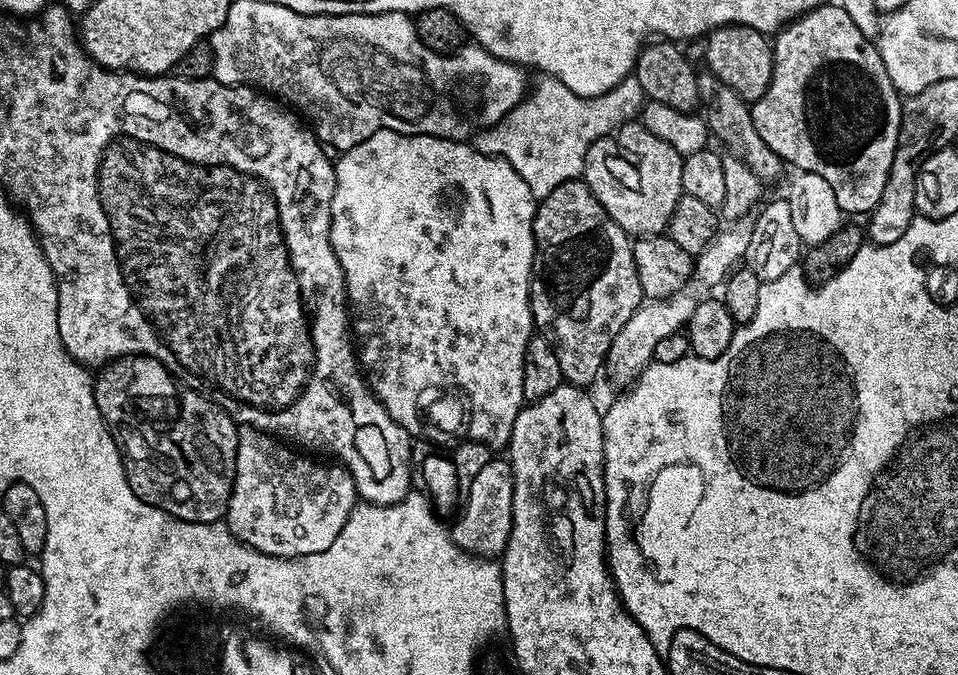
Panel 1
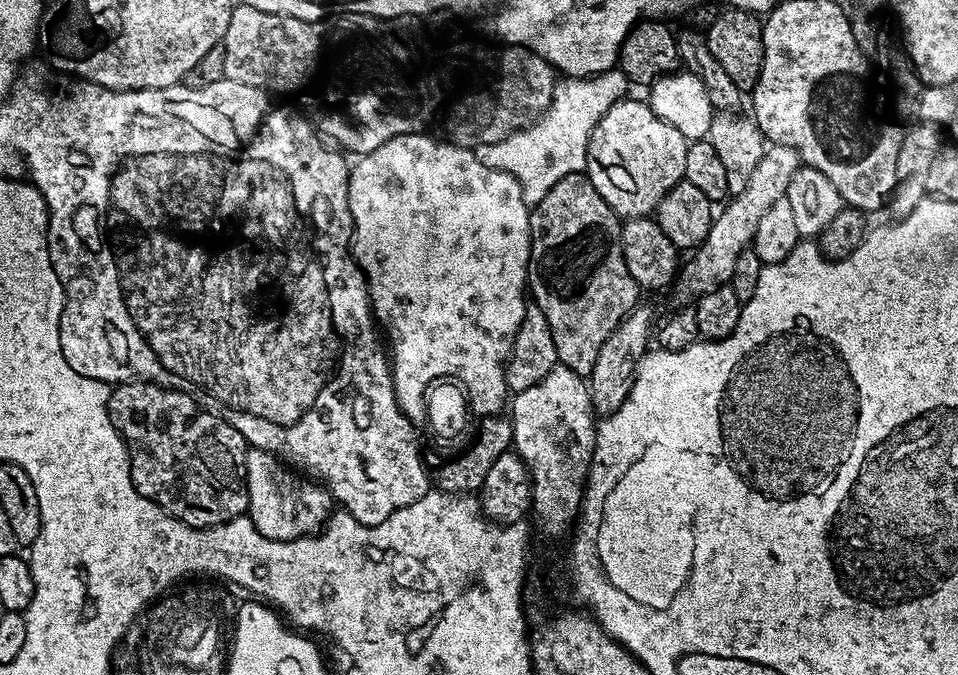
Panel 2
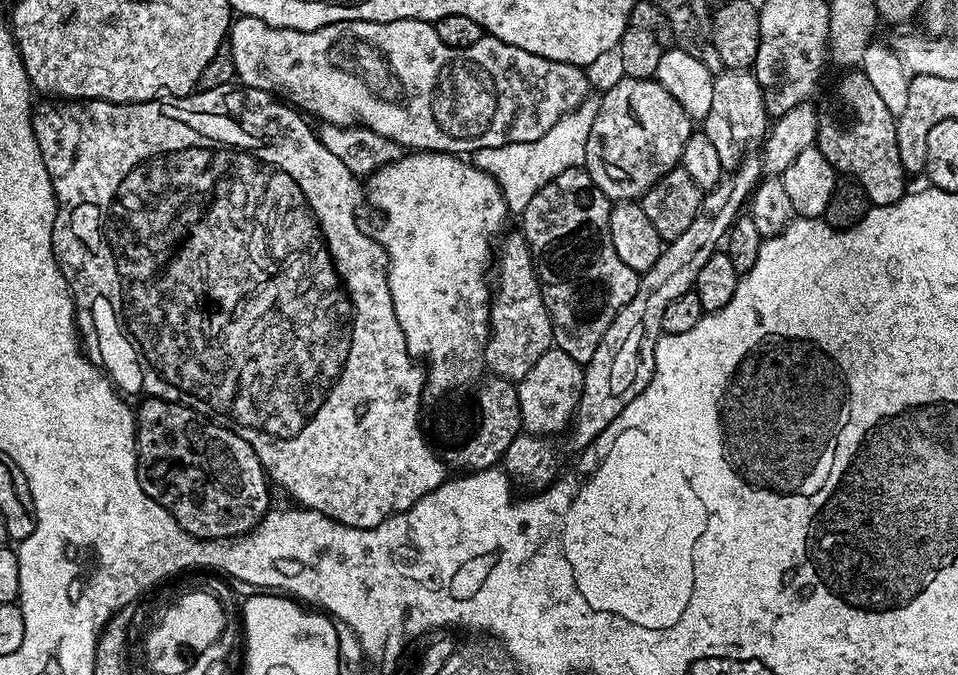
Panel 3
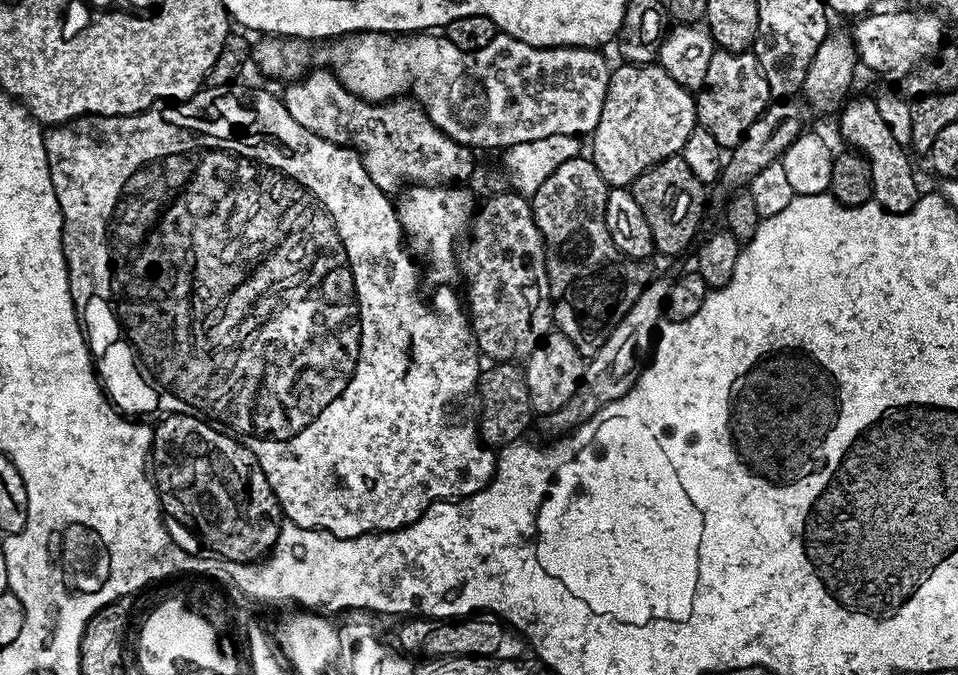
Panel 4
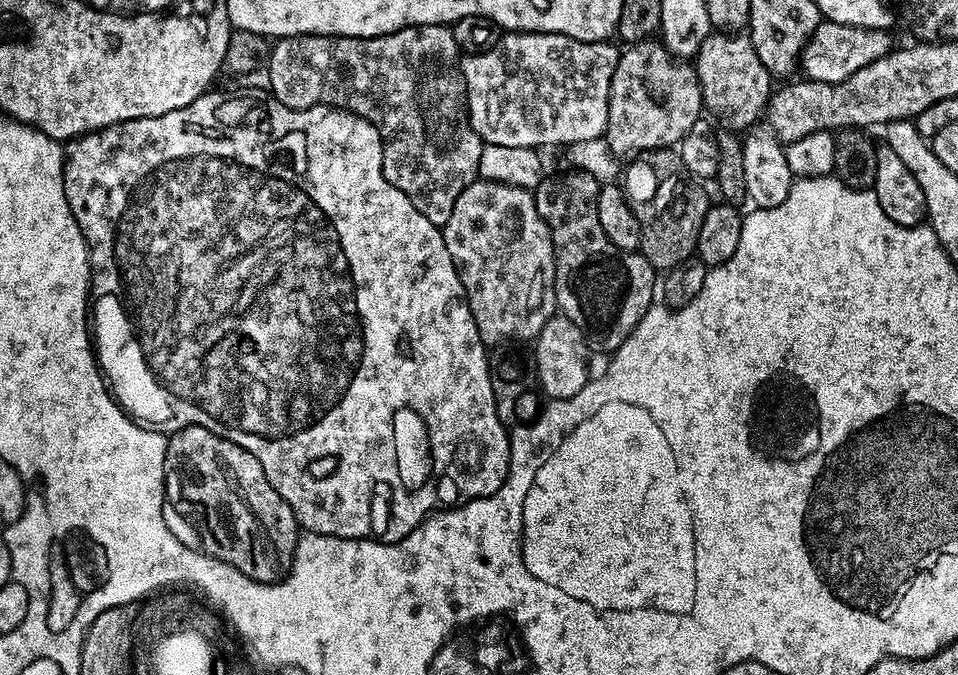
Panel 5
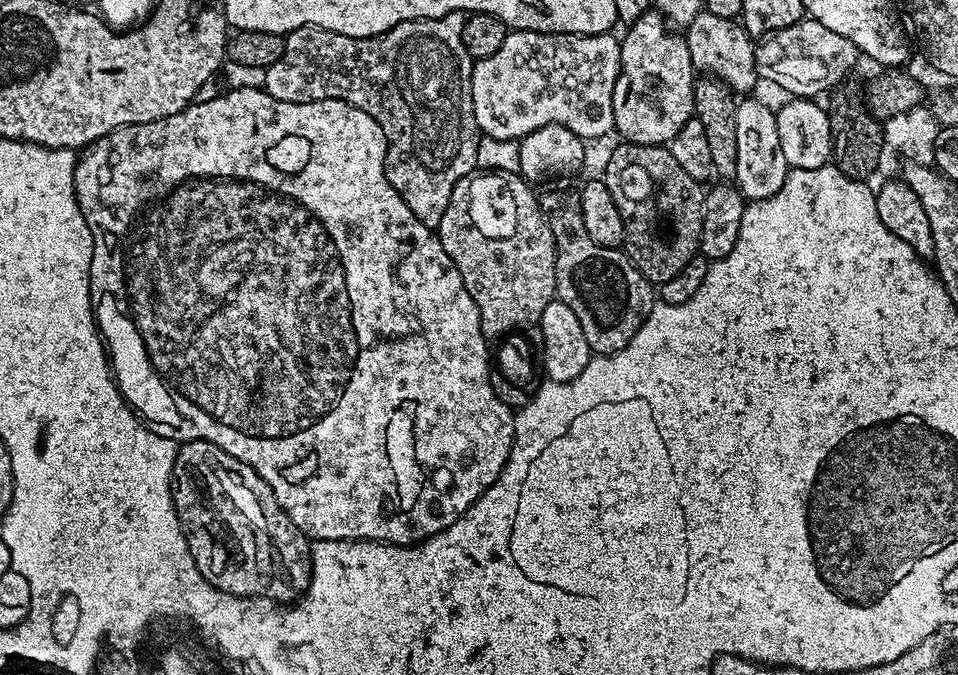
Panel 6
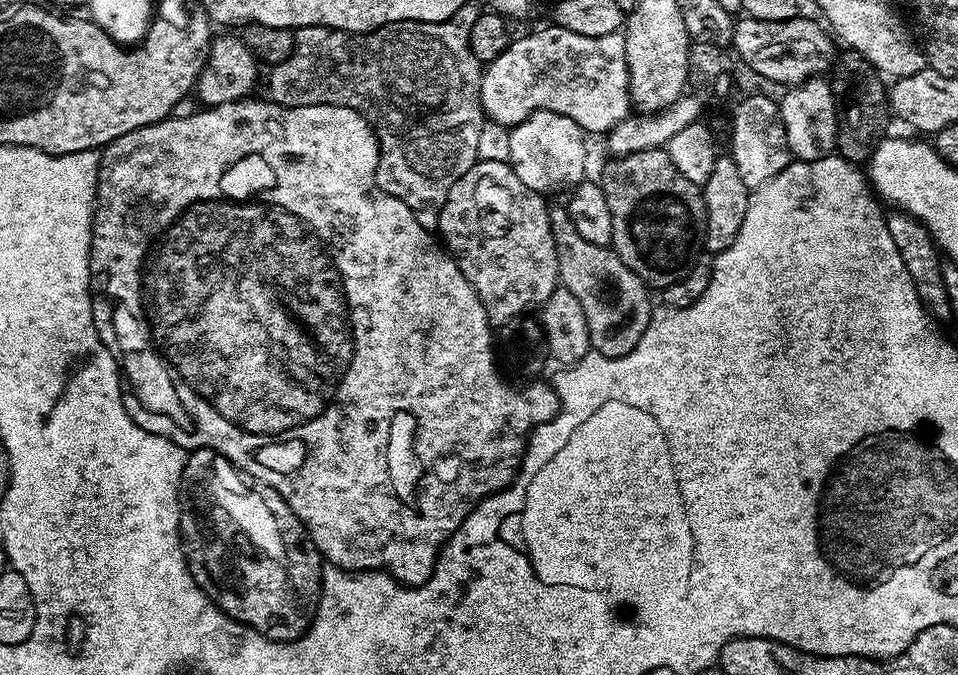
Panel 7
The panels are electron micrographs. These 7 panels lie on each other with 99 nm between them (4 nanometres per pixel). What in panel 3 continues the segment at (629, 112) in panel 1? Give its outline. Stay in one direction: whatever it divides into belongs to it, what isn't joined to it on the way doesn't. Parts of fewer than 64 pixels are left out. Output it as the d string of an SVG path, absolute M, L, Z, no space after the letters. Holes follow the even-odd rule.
M586 98L573 112L567 112L542 138L534 142L518 142L503 144L497 148L483 148L471 153L470 163L478 170L490 174L498 182L508 203L509 213L522 214L526 206L530 206L530 198L546 186L558 174L571 168L584 168L586 158L586 138L590 138L590 126L594 126L594 118L598 114L598 103L595 99Z

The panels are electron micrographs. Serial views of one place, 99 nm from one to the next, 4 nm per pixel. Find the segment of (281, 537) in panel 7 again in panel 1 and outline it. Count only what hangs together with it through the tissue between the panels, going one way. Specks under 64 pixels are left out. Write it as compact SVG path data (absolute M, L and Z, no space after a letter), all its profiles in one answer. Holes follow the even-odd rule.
M121 356L119 360L103 365L98 375L94 380L98 410L120 445L130 490L134 490L142 502L158 506L179 520L203 524L223 521L236 477L236 447L240 441L236 421L207 396L190 387L185 387L179 396L172 373L152 356Z

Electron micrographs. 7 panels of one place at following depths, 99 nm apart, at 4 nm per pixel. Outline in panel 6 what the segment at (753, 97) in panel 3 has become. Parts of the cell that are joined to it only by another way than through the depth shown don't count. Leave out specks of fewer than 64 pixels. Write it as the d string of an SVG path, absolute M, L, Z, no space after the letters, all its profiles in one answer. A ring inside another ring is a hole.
M702 10L696 15L694 22L688 24L686 39L693 69L718 77L722 82L726 82L736 94L751 93L748 91L758 84L756 44L739 19L718 18L718 14L710 14Z

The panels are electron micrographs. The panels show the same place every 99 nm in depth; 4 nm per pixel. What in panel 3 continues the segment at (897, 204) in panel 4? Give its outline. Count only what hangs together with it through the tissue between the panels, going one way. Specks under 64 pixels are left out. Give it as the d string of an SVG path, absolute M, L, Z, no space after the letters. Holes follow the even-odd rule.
M848 70L844 76L844 100L832 100L819 113L815 147L837 173L862 186L873 205L893 204L906 194L906 173L898 158L896 121L874 91L863 71Z

